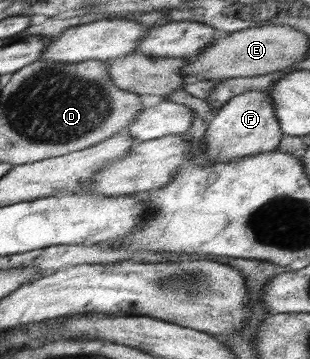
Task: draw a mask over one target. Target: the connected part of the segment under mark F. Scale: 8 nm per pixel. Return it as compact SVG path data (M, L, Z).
M248 88L240 95L230 98L213 116L208 122L200 149L193 149L189 156L190 165L205 167L217 163L229 163L243 157L277 150L282 135L281 127L277 123L271 97L267 91L252 91Z

